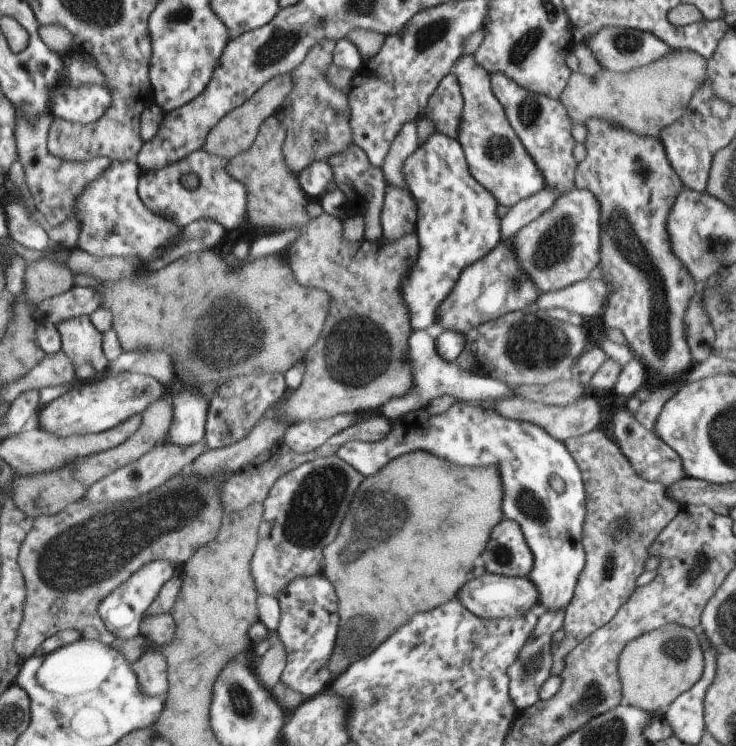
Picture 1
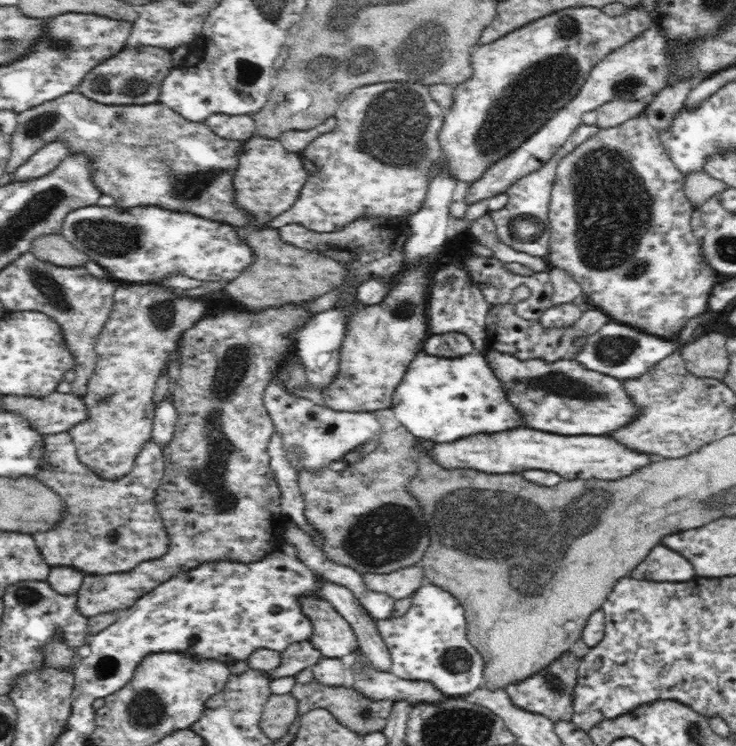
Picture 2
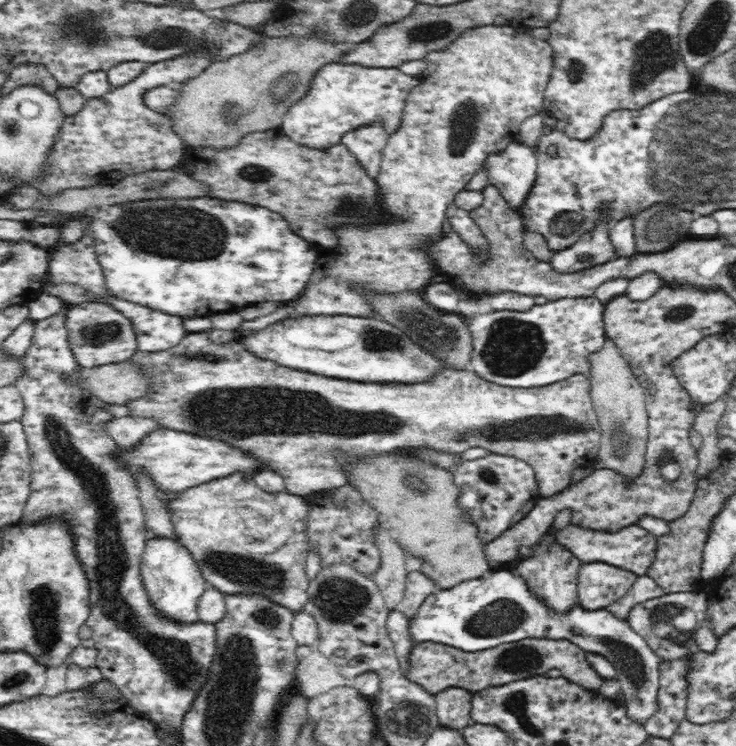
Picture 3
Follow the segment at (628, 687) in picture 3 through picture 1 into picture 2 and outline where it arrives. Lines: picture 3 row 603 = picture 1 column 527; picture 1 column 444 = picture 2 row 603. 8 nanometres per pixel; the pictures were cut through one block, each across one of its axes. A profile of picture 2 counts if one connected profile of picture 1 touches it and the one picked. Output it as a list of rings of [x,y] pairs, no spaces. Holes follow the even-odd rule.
[[[424,583],[412,597],[412,604],[401,617],[377,620],[378,634],[386,643],[391,656],[391,673],[406,681],[428,683],[444,697],[468,697],[484,686],[482,655],[467,638],[464,609],[458,599],[436,585]]]

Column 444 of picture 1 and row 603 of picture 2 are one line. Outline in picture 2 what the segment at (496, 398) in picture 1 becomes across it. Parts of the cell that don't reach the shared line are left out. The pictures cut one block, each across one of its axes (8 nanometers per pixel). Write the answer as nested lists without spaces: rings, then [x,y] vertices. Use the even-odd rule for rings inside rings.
[[[290,526],[290,528],[286,528],[283,536],[285,542],[290,543],[290,545],[294,545],[294,547],[298,549],[298,559],[300,559],[300,561],[302,561],[306,567],[308,567],[308,569],[312,570],[315,575],[322,577],[322,579],[326,579],[326,581],[330,581],[334,584],[342,585],[347,589],[350,589],[352,594],[354,594],[354,597],[358,599],[360,605],[362,605],[364,609],[368,611],[368,614],[373,619],[384,620],[390,618],[396,599],[382,592],[374,592],[372,590],[368,590],[364,579],[362,579],[362,573],[354,570],[353,568],[332,562],[330,559],[328,559],[328,557],[326,557],[323,550],[315,545],[312,537],[308,536],[298,527],[296,528],[296,526]]]

